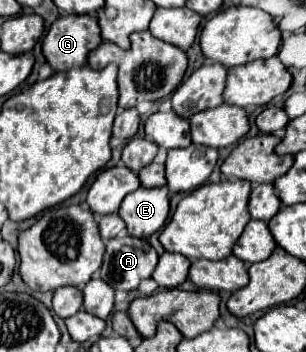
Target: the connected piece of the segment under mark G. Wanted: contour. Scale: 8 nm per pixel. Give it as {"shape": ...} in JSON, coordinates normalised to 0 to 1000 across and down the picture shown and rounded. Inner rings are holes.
{"shape":[[[196,45],[157,85],[137,148],[170,199],[268,188],[294,142],[327,125],[327,74],[301,45]]]}

